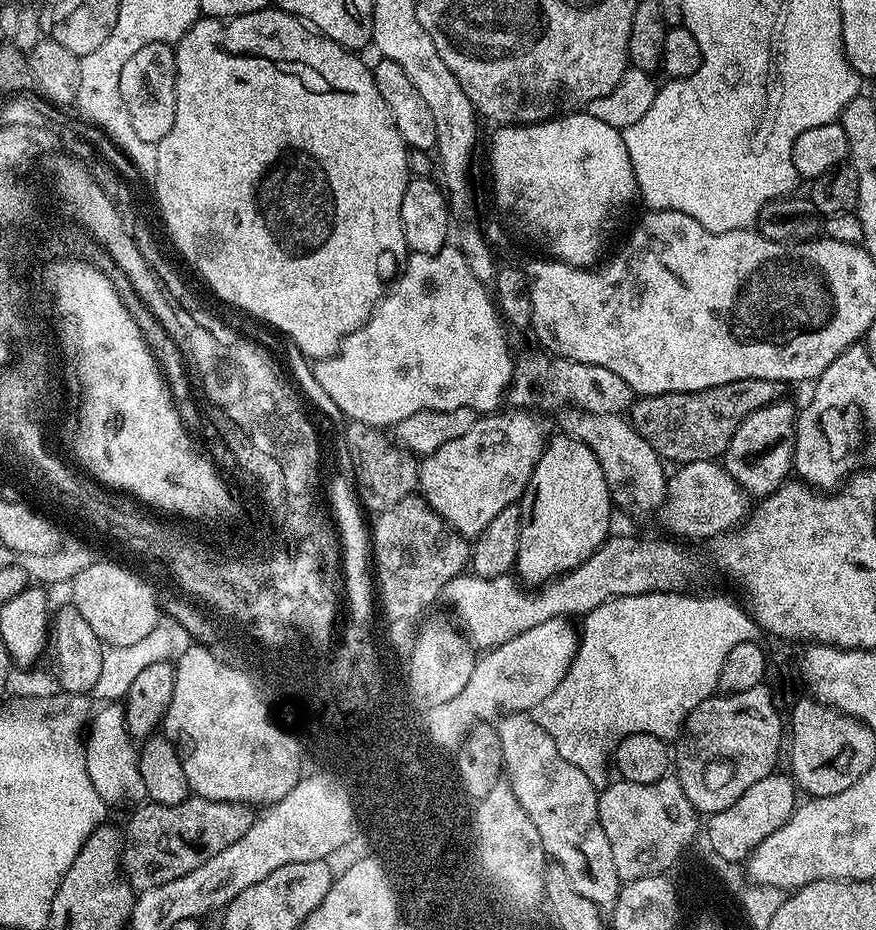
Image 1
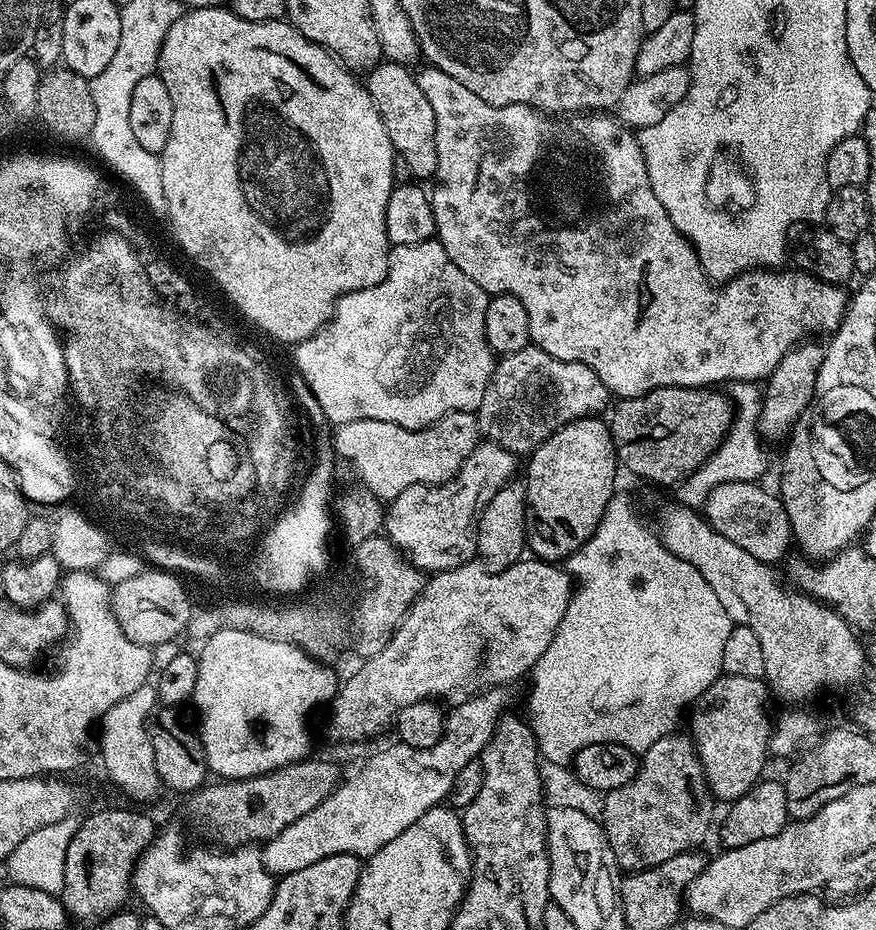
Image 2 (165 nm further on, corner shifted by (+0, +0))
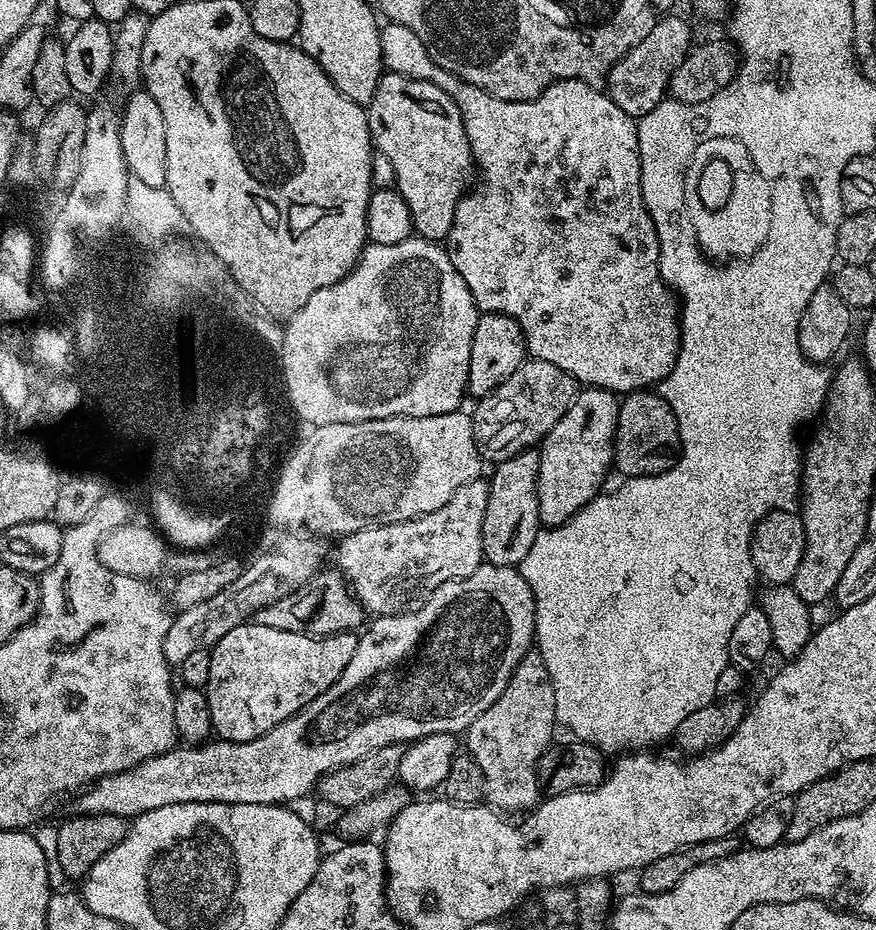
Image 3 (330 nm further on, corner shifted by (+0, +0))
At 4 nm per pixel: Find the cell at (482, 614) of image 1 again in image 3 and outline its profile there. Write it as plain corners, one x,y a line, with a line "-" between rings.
485,562
478,566
478,570
474,570
474,574
438,586
428,593
426,599
419,606
393,616
377,616
371,622
372,625
369,623
359,633
354,658
350,658
350,663
346,665
346,670
342,670
338,682
334,682
334,686
330,686
330,690
318,694
318,698
314,698
314,702
307,704
301,712
286,718
286,722
274,726
274,730
270,730
250,742
230,742
216,738
199,746
177,746
171,752
163,752
154,758
144,760
130,770
122,770
118,774
104,776
101,780
89,784
75,797
75,800
77,799
75,811
81,816
86,814
118,814
125,818
135,818
150,810
158,810
158,806
174,806
175,804
279,804
284,806
292,802
288,800
302,799
311,788
313,791
326,773
338,770
347,764
364,760
366,754
370,754
382,746
404,744
422,738
426,734
463,733
474,722
474,718
478,718
478,714
482,714
482,710
486,710
486,706
490,706
494,702
494,698
498,698
498,694
502,694
502,690
506,690
506,682
512,677
512,671
518,666
521,658
533,647
536,639
536,603
534,602
534,594
530,590
526,578
522,578
519,567
507,568

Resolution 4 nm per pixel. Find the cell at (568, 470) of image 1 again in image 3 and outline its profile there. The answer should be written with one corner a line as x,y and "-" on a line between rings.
585,387
577,391
574,402
558,418
554,430
544,435
538,445
538,510
543,527
557,528
582,510
605,487
604,475
614,464
616,423
620,413
617,393
604,388

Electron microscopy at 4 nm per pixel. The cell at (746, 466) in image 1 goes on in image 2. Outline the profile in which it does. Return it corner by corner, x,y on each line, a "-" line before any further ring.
809,338
794,345
784,355
782,362
774,366
774,370
763,385
758,427
765,441
787,441
792,434
792,427
798,422
806,406
810,406
810,398
814,398
814,386
818,382
818,370
821,362
824,361
825,345
816,343
820,342

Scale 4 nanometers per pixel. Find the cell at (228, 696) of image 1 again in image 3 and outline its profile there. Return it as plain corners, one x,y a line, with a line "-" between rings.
241,622
229,628
228,633
220,641
211,645
210,678
206,685
208,709
212,719
213,733
219,739
230,742
250,742
286,722
294,714
298,714
318,698
346,670
350,658
354,658
354,650
358,636
355,631
335,632
329,636
307,636
286,630
270,630
270,626
262,626
255,622

